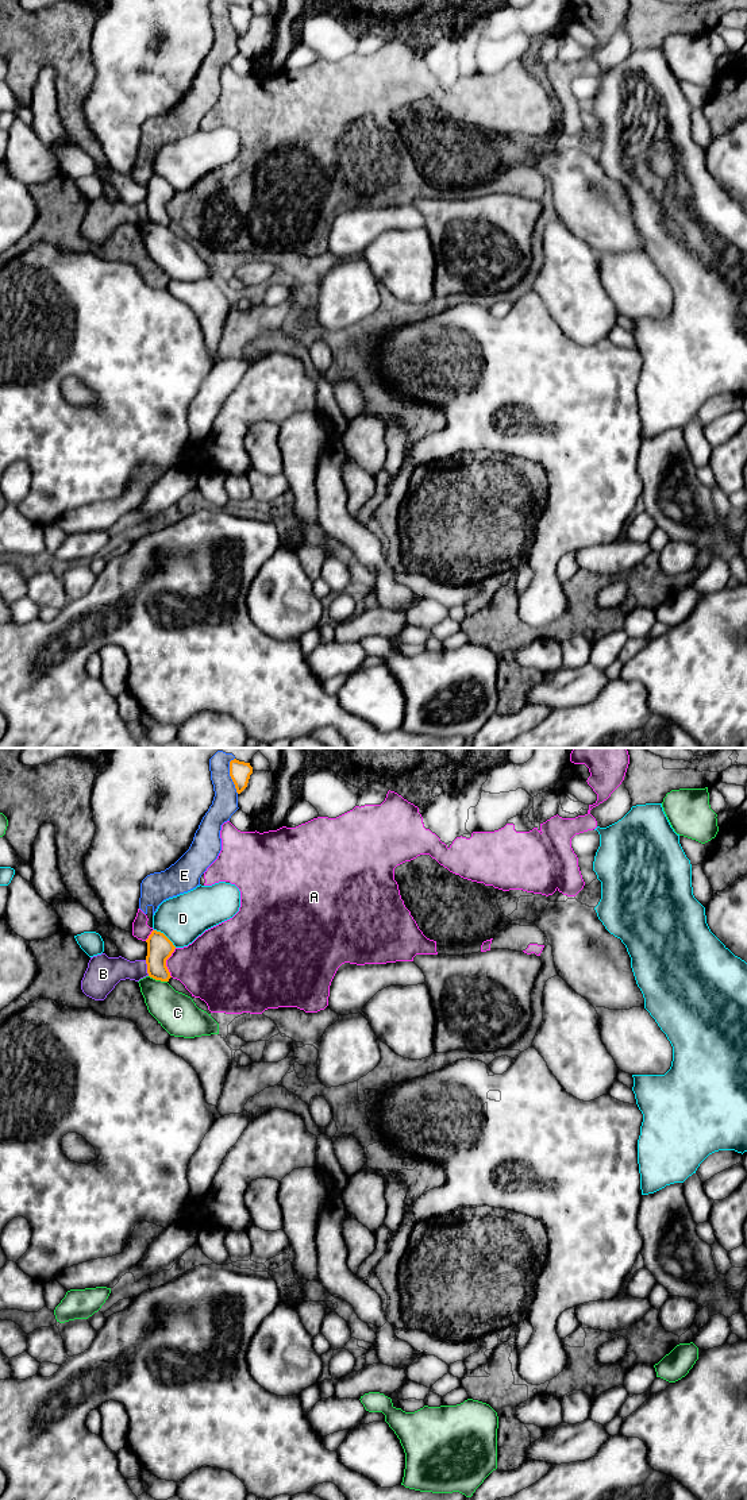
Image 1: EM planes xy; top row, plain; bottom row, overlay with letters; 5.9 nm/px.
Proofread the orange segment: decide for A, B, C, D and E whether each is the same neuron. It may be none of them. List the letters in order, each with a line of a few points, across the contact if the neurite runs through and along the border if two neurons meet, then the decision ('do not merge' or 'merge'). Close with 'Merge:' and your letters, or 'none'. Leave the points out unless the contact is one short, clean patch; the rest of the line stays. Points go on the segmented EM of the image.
A: do not merge
B: xy (145, 960), (149, 975) | do not merge
C: xy (149, 975), (166, 982) | do not merge
D: xy (154, 929), (160, 930), (176, 947) | do not merge
E: do not merge
Merge: none

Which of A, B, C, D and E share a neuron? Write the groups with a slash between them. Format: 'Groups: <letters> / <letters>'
Groups: A B E / C / D

